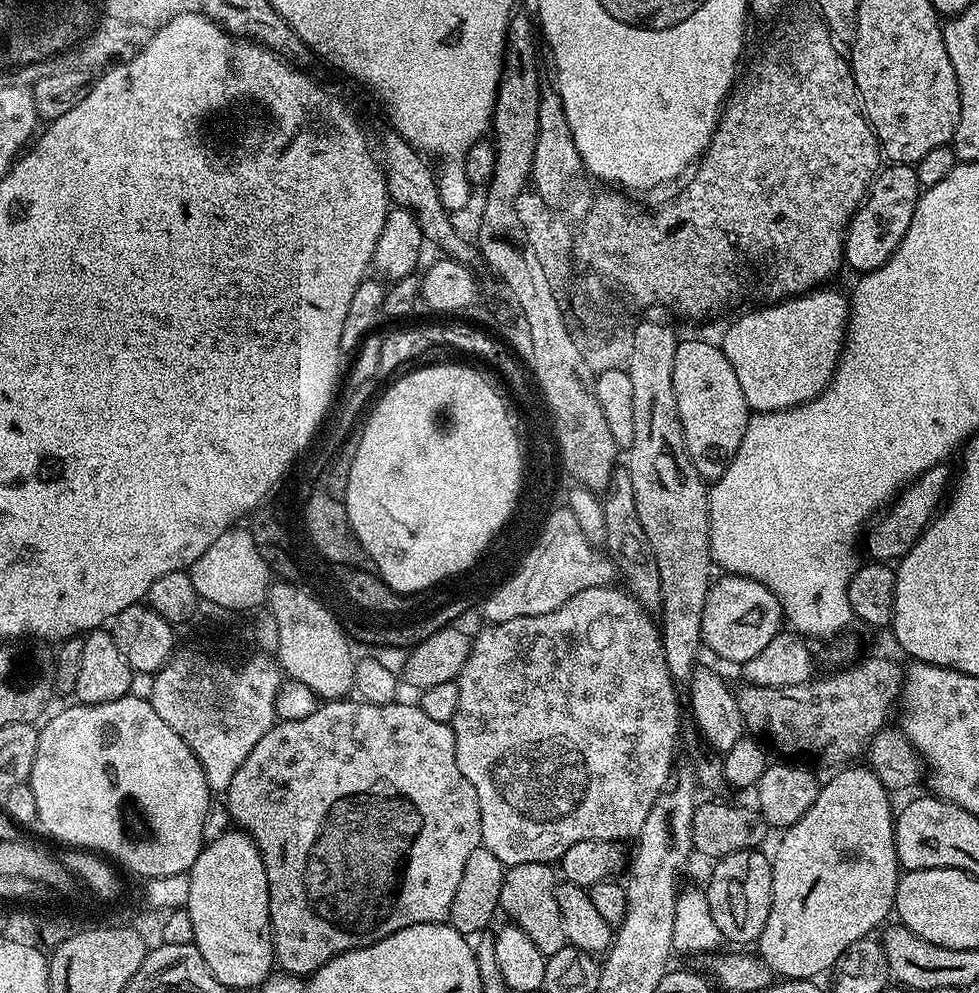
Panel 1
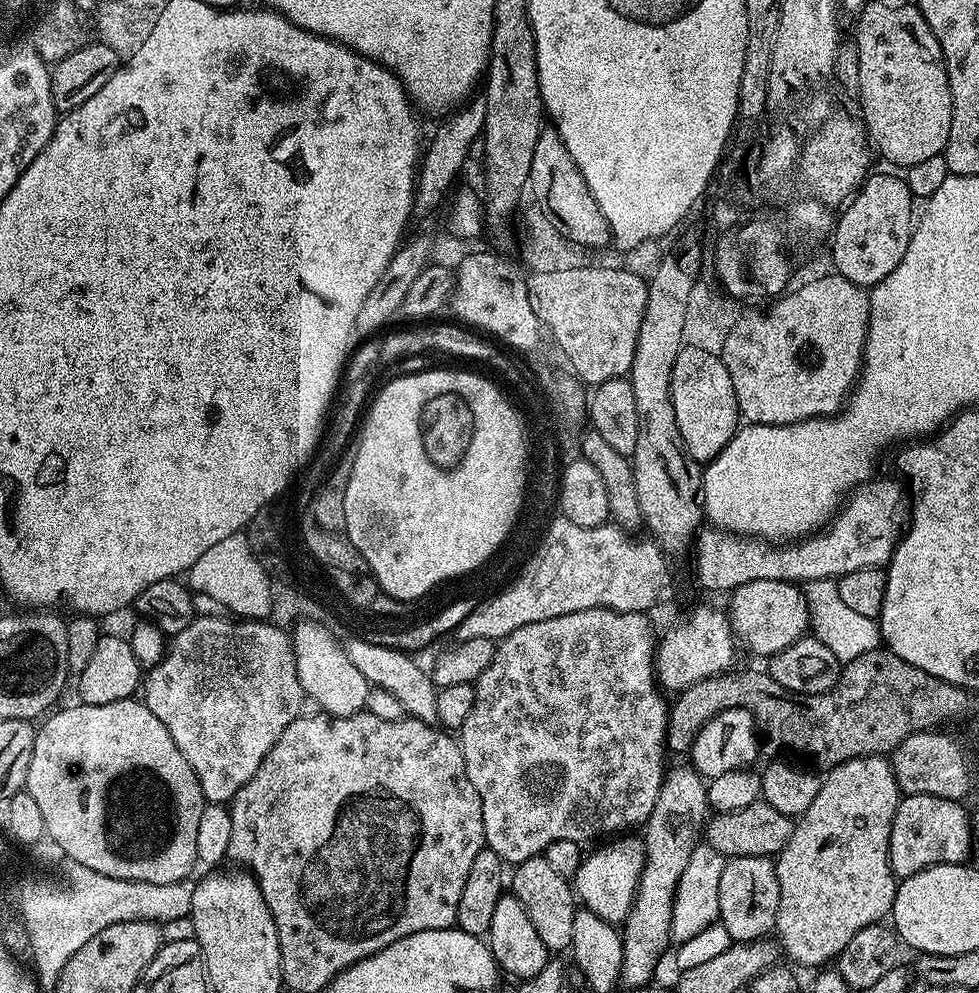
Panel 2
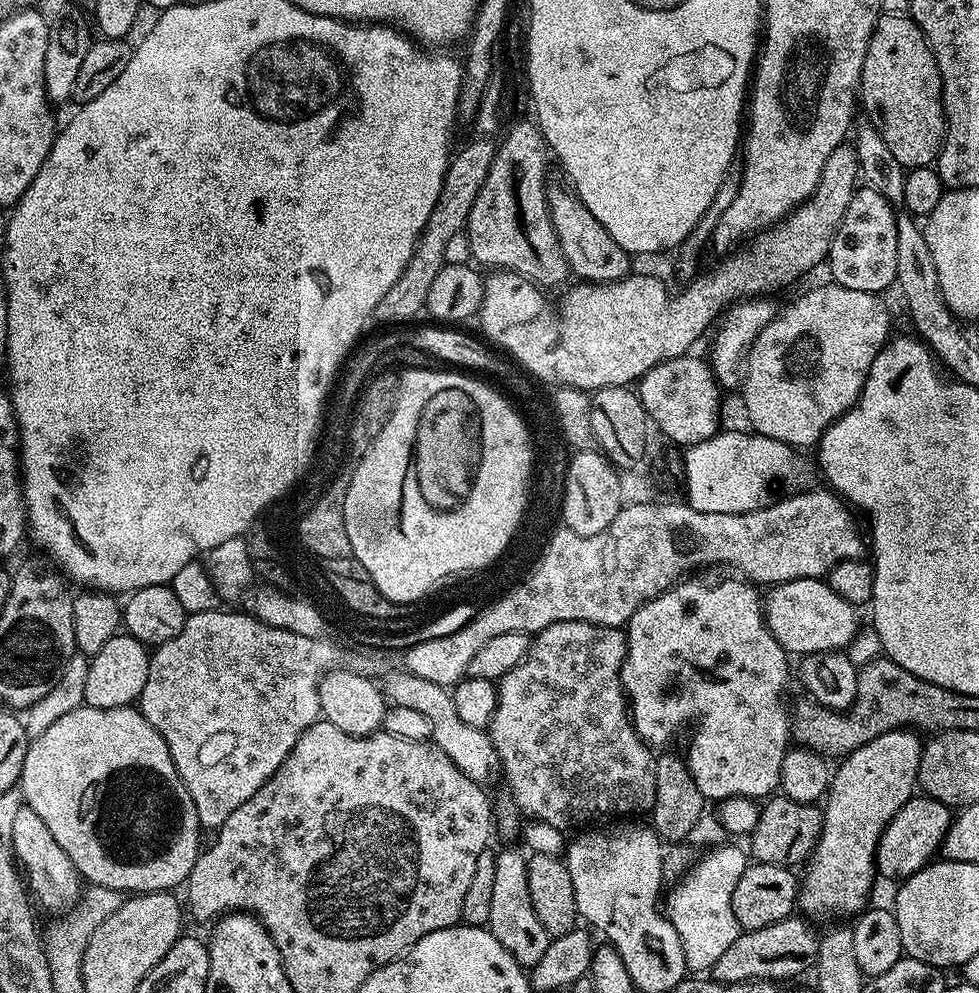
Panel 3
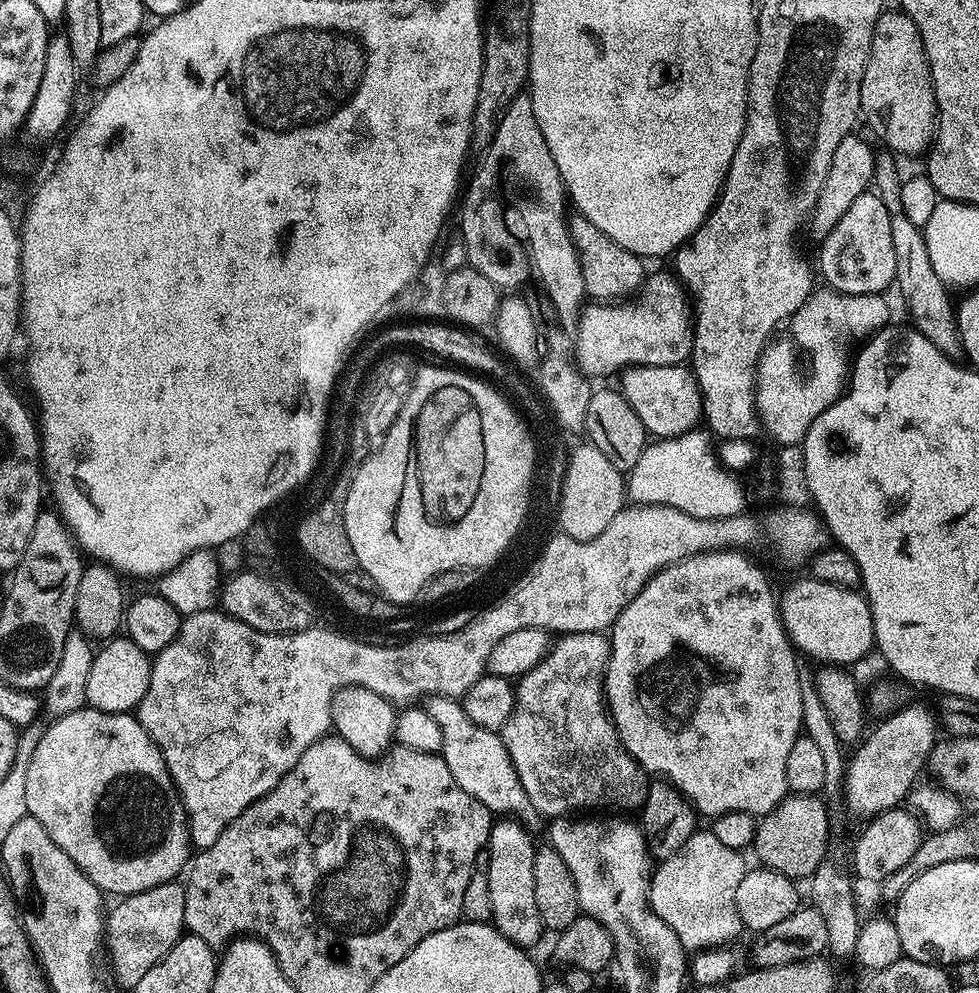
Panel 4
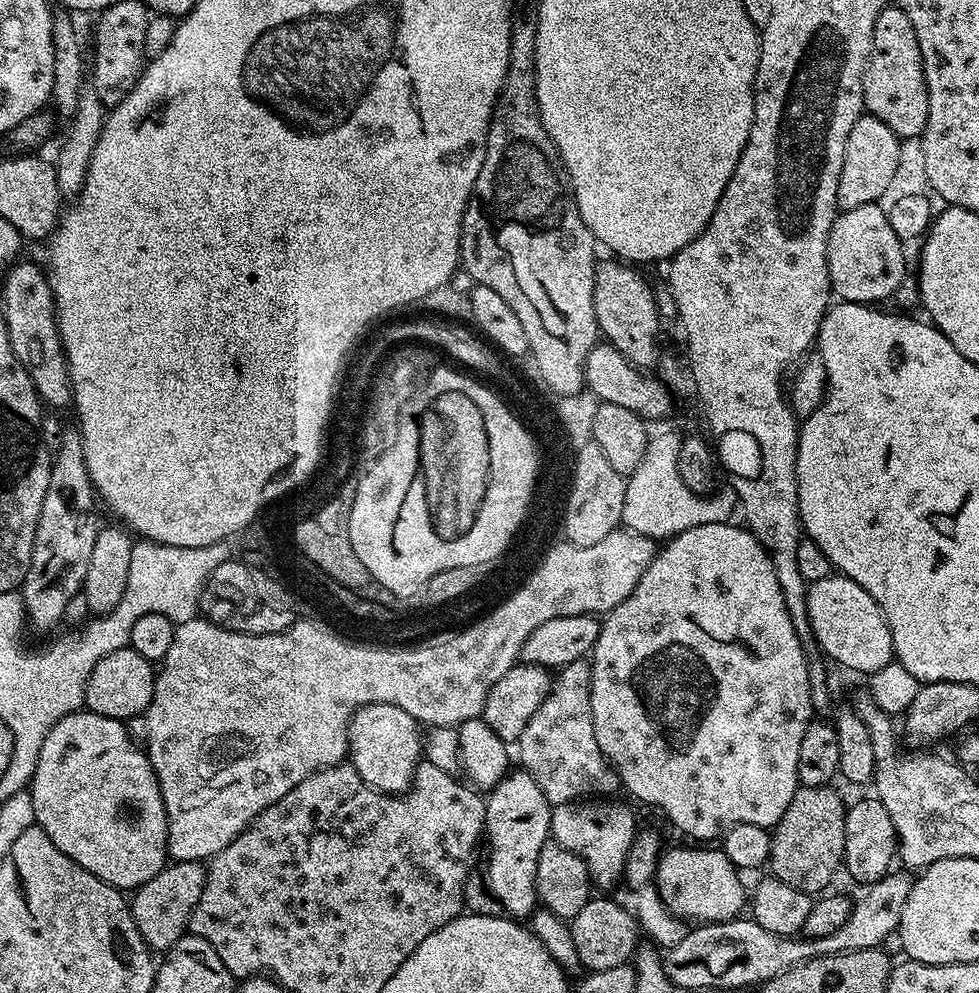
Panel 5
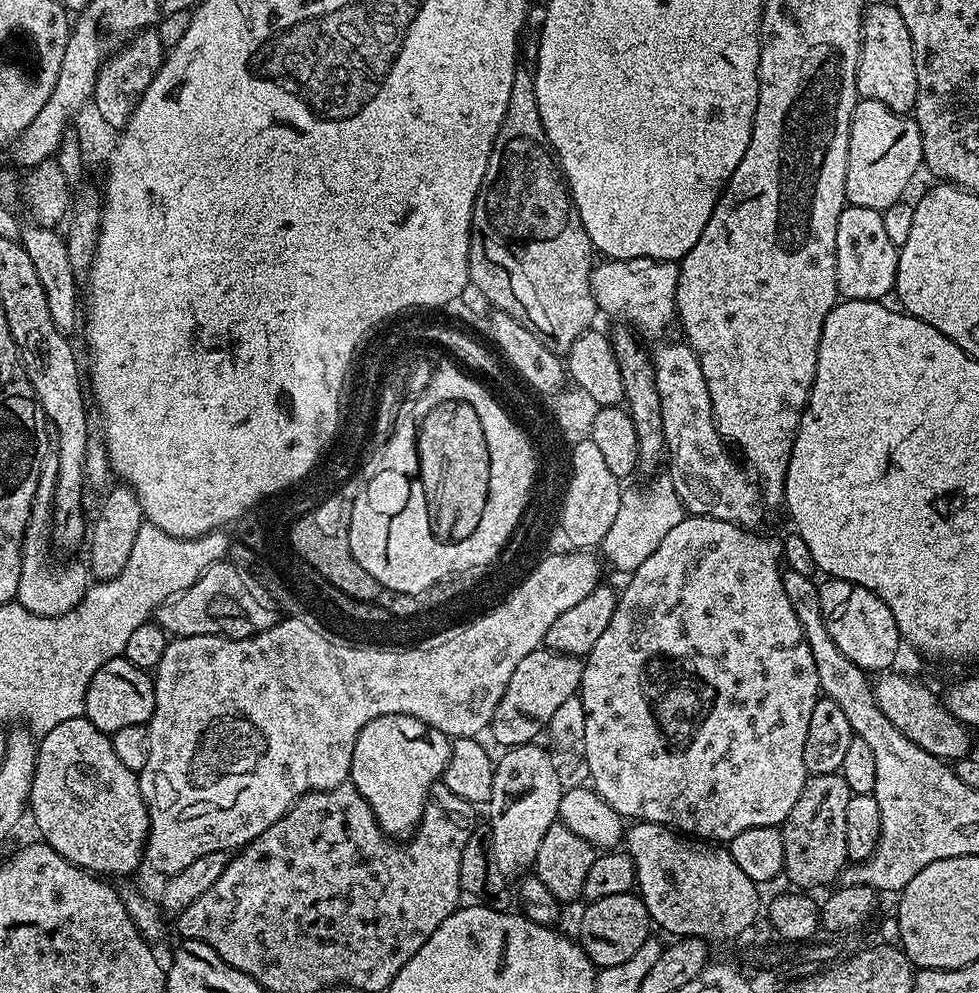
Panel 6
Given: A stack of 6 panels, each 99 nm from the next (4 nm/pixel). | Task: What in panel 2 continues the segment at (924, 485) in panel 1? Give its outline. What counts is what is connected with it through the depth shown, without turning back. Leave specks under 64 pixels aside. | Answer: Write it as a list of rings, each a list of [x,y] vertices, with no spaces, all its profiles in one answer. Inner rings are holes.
[[[876,478],[867,486],[855,489],[841,503],[827,526],[795,542],[776,543],[759,536],[722,532],[715,526],[705,527],[694,541],[696,576],[701,586],[712,592],[728,594],[746,582],[836,580],[853,570],[884,568],[892,560],[910,508],[905,485],[896,480]]]

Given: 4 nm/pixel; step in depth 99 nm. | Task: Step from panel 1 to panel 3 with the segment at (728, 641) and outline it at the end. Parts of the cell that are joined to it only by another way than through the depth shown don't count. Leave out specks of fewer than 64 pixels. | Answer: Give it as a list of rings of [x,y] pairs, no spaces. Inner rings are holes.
[[[802,578],[794,582],[775,585],[763,597],[764,620],[770,634],[783,646],[784,651],[797,657],[815,652],[838,652],[847,649],[862,624],[856,617],[857,605],[846,602],[830,590],[823,579]]]

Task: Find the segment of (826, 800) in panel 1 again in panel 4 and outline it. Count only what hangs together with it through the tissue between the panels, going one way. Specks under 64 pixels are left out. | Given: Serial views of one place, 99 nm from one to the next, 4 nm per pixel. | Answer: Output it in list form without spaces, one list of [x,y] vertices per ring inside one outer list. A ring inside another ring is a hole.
[[[908,704],[891,714],[876,729],[865,735],[855,749],[856,754],[848,764],[848,777],[844,780],[843,795],[853,813],[875,814],[888,808],[903,805],[909,792],[921,779],[920,771],[931,761],[938,743],[938,716],[924,704]]]

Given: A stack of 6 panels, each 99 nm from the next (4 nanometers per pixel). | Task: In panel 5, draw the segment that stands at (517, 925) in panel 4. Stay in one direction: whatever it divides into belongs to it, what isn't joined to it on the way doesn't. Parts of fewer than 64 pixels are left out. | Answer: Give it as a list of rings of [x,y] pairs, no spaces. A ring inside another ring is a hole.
[[[523,770],[509,771],[486,796],[486,844],[488,840],[492,847],[486,863],[488,885],[494,898],[500,900],[501,909],[520,922],[527,921],[538,907],[538,854],[542,854],[542,846],[550,840],[552,809],[553,805],[542,794],[538,782],[534,782],[531,774]]]

